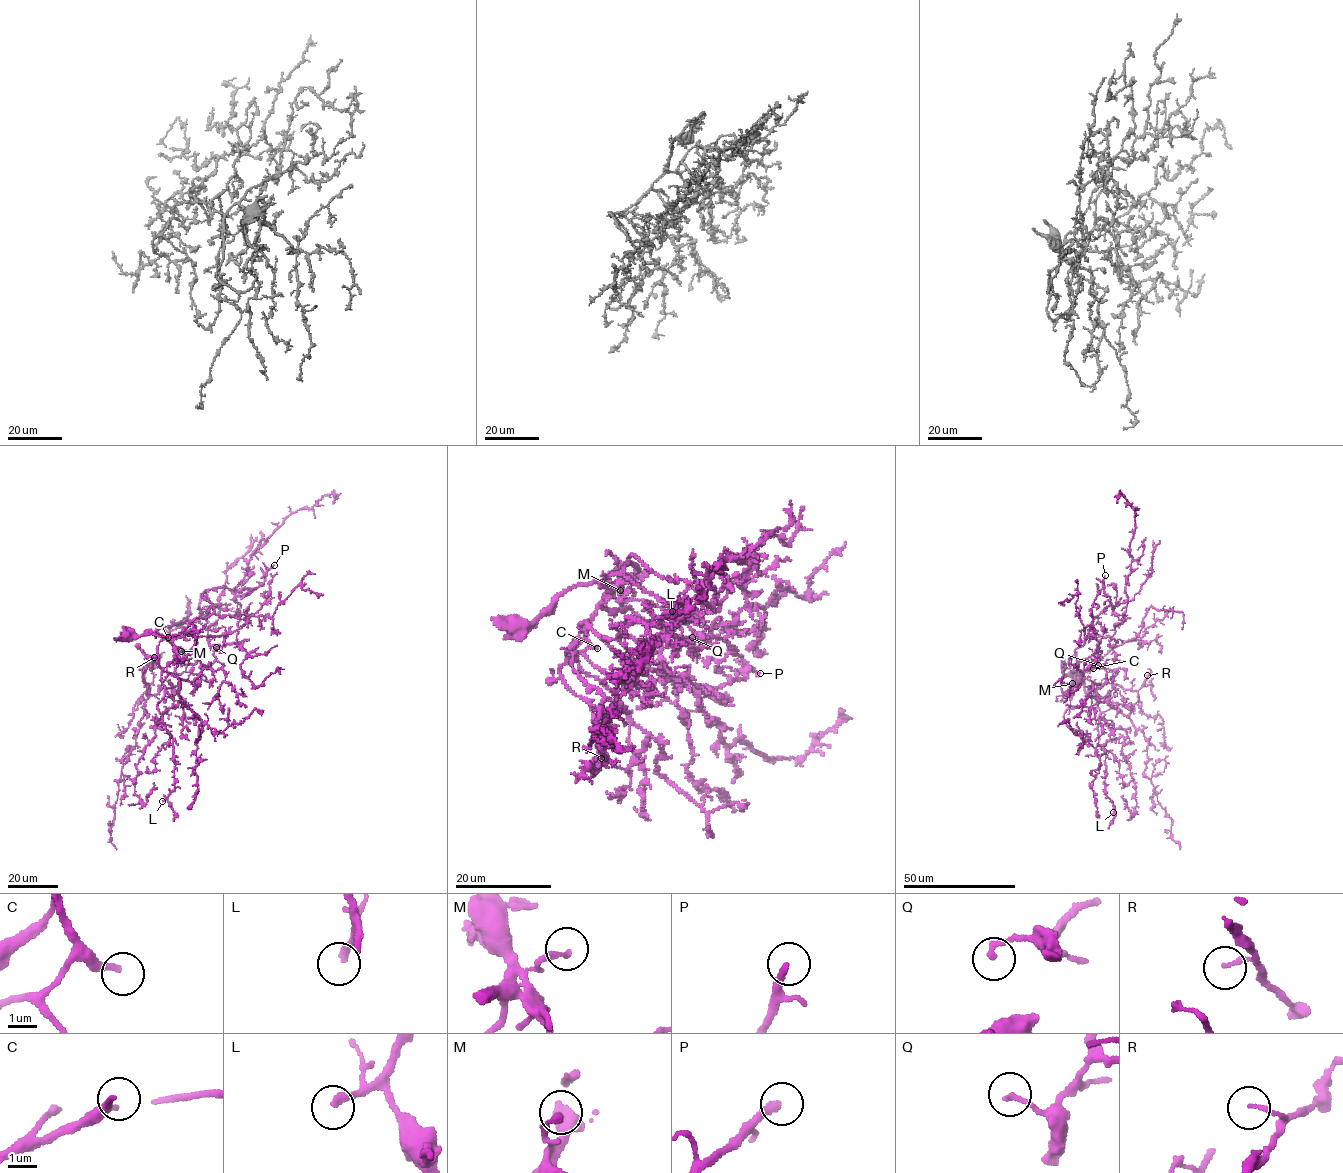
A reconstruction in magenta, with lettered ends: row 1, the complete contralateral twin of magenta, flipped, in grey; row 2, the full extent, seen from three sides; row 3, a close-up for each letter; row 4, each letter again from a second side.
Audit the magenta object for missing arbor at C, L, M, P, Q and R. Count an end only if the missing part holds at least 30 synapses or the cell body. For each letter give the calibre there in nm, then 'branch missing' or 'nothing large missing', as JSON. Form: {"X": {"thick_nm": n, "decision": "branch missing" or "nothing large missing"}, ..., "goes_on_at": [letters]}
{"C": {"thick_nm": 200, "decision": "branch missing"}, "L": {"thick_nm": 240, "decision": "branch missing"}, "M": {"thick_nm": 190, "decision": "nothing large missing"}, "P": {"thick_nm": 240, "decision": "branch missing"}, "Q": {"thick_nm": 180, "decision": "nothing large missing"}, "R": {"thick_nm": 140, "decision": "nothing large missing"}, "goes_on_at": ["C", "L", "P"]}

